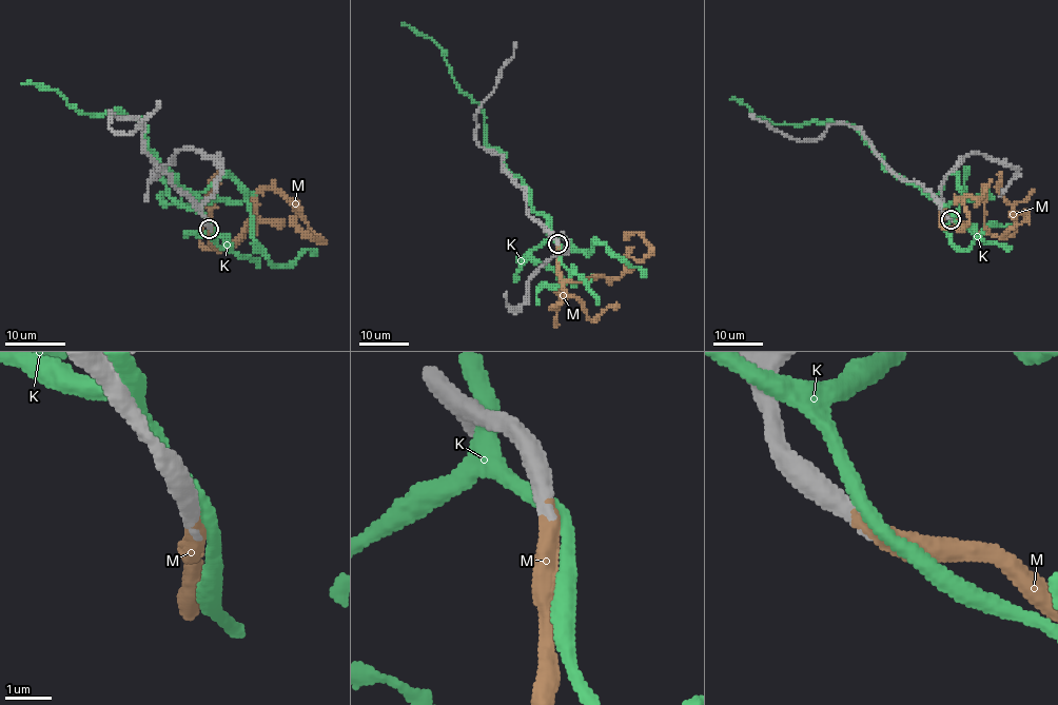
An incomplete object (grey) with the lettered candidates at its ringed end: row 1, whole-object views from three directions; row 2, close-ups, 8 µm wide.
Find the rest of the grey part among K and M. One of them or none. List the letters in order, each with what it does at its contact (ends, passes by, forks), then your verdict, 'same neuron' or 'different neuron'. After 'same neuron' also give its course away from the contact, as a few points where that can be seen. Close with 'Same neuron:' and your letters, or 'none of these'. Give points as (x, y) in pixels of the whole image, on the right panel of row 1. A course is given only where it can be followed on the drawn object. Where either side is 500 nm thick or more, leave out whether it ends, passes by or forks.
K: it passes by; different neuron
M: it ends; same neuron; course (949, 218), (986, 233), (984, 185), (979, 196), (964, 198), (968, 221), (958, 228), (939, 221), (945, 208)
Same neuron: M

